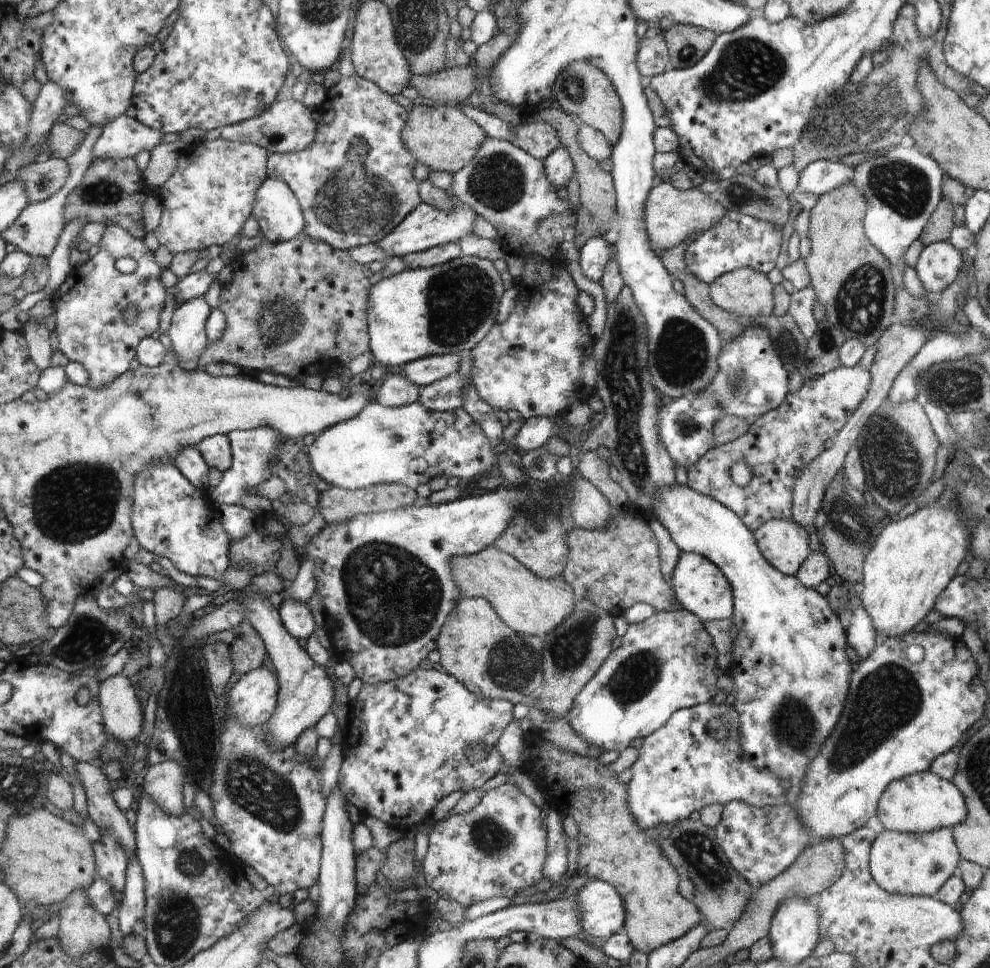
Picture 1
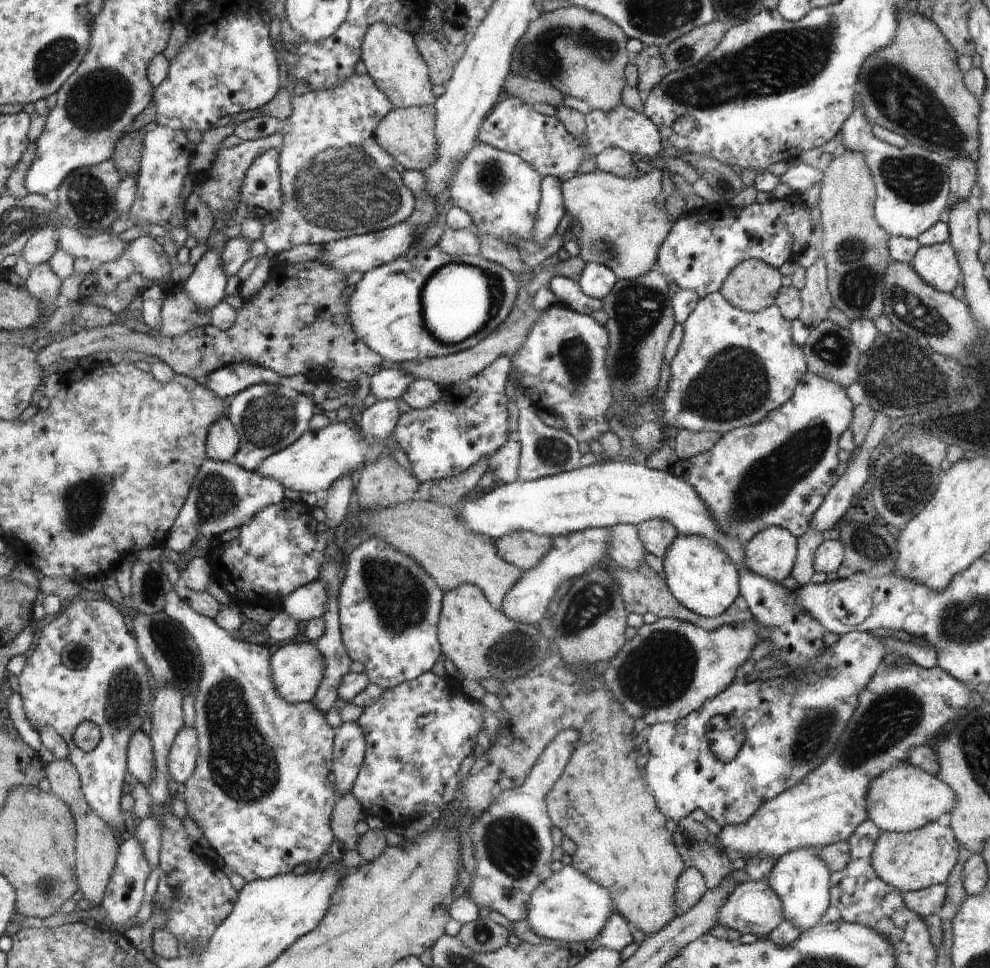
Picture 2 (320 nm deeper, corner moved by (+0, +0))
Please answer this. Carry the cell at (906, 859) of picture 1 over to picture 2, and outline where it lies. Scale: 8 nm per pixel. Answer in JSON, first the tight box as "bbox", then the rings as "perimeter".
{"bbox":[871,822,960,894],"perimeter":[[[929,822],[909,833],[882,831],[876,839],[871,863],[876,874],[902,894],[946,883],[956,866],[960,844],[950,826]]]}

